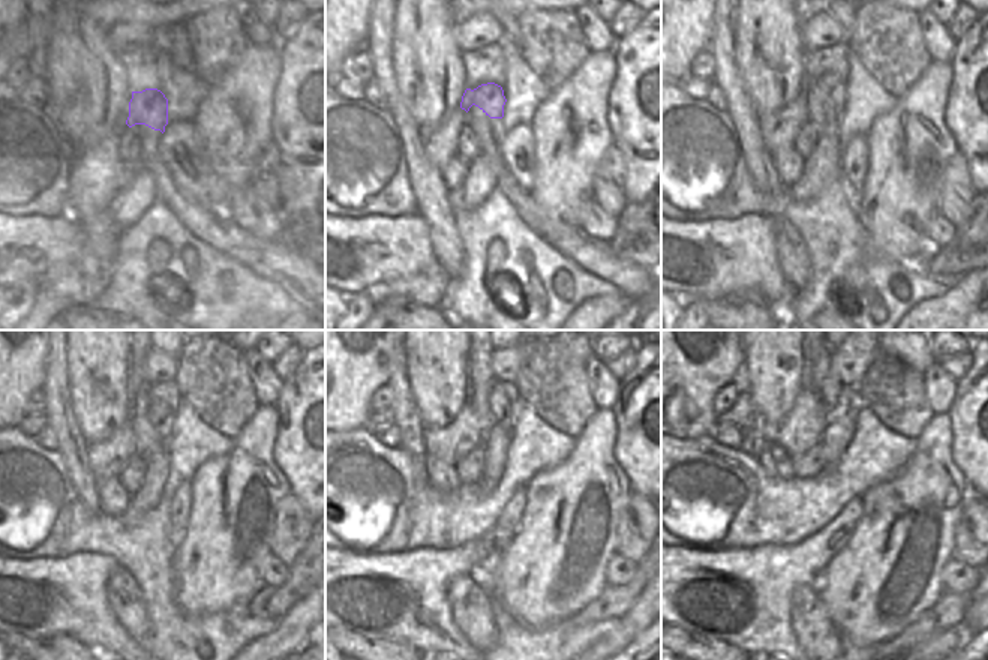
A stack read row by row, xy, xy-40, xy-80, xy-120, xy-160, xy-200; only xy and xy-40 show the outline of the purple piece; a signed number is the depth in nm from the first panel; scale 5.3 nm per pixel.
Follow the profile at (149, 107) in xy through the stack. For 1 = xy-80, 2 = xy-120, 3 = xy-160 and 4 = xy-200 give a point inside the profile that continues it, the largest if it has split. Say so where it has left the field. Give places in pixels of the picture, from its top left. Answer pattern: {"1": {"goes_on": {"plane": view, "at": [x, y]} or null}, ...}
{"1": {"goes_on": {"plane": "xy-80", "at": [834, 89]}}, "2": {"goes_on": {"plane": "xy-120", "at": [161, 416]}}, "3": {"goes_on": {"plane": "xy-160", "at": [498, 408]}}, "4": {"goes_on": {"plane": "xy-200", "at": [829, 389]}}}

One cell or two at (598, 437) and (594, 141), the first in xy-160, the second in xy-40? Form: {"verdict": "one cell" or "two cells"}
{"verdict": "one cell"}

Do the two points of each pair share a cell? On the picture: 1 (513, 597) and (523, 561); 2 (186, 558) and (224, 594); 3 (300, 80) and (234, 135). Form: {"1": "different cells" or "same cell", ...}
{"1": "same cell", "2": "same cell", "3": "different cells"}

